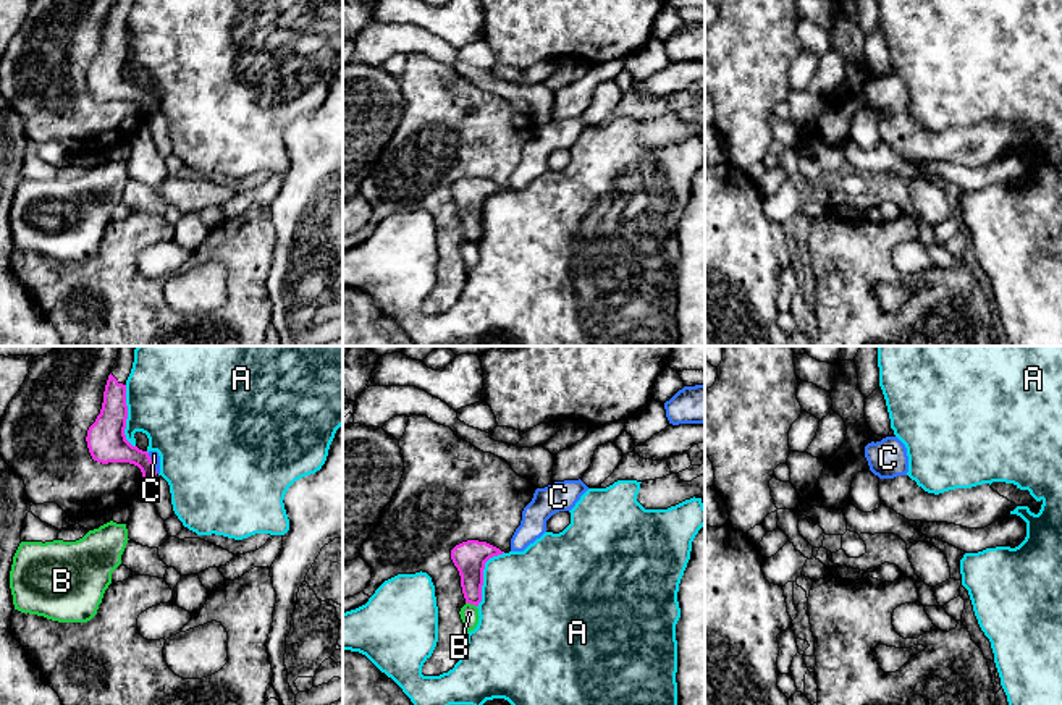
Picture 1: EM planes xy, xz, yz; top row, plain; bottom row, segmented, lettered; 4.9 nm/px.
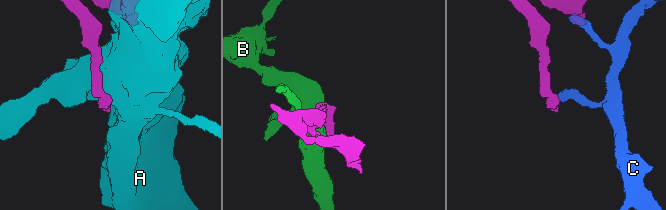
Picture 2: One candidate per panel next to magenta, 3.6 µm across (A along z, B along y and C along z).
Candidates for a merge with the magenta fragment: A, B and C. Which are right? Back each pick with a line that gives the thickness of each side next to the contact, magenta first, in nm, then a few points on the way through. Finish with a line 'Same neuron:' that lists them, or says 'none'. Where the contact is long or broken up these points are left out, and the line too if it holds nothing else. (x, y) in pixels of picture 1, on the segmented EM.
Same neuron: none

